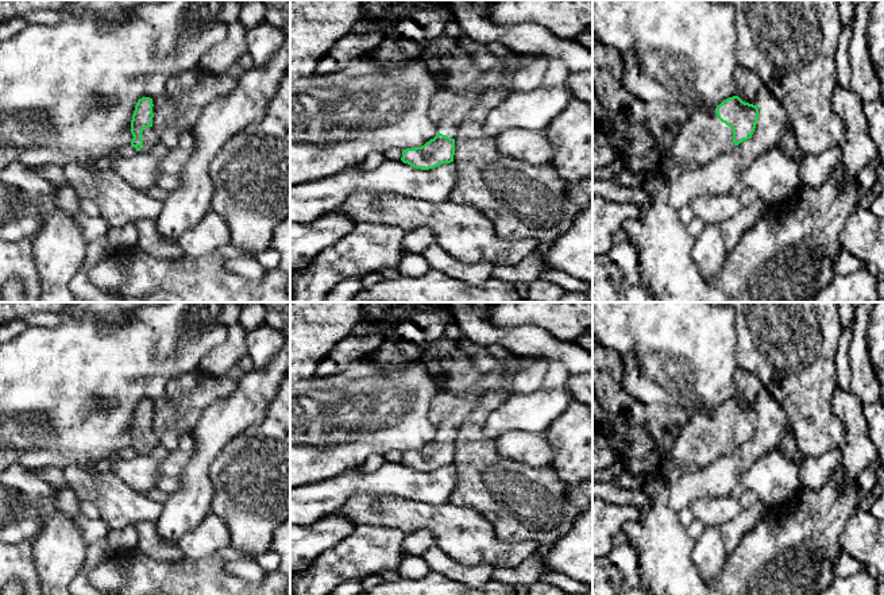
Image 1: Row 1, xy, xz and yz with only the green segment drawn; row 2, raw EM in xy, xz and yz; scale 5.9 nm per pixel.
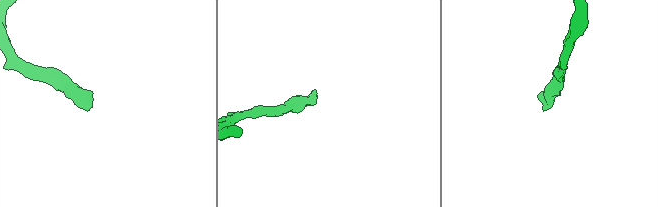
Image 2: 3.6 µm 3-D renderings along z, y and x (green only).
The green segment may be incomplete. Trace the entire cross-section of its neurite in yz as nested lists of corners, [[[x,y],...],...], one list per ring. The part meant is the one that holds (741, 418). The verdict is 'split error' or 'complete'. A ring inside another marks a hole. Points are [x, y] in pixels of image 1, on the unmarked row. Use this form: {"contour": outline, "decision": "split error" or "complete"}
{"contour": [[[738,398],[723,402],[714,414],[696,412],[680,429],[668,457],[676,464],[705,467],[750,441],[757,424],[757,407]]], "decision": "split error"}

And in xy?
{"contour": [[[142,399],[135,407],[131,422],[131,436],[134,438],[131,448],[136,453],[147,453],[159,445],[159,441],[153,430],[153,401]]], "decision": "split error"}

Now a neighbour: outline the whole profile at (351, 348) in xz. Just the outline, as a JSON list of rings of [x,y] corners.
[[[348,335],[317,363],[314,376],[324,378],[341,372],[354,362],[366,359],[382,343],[382,335],[354,336]]]

